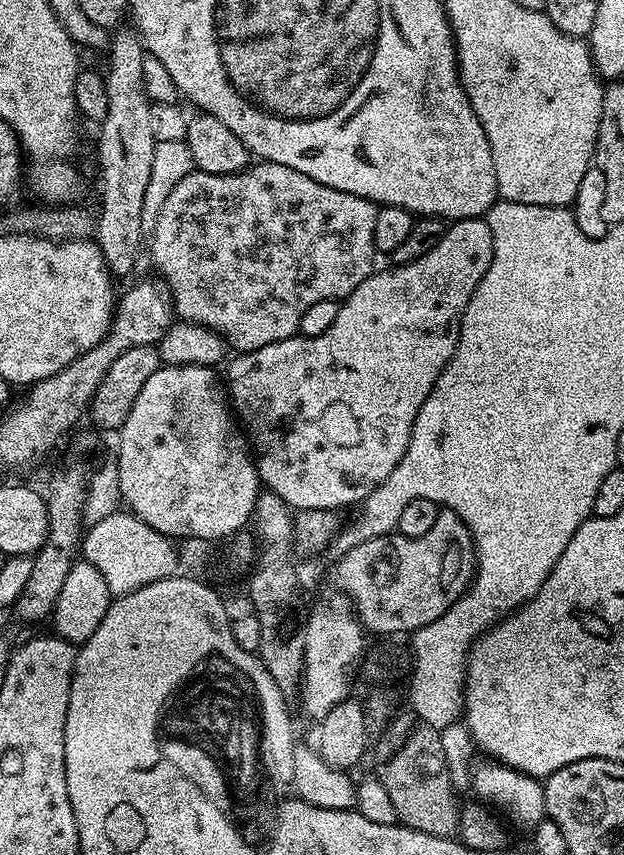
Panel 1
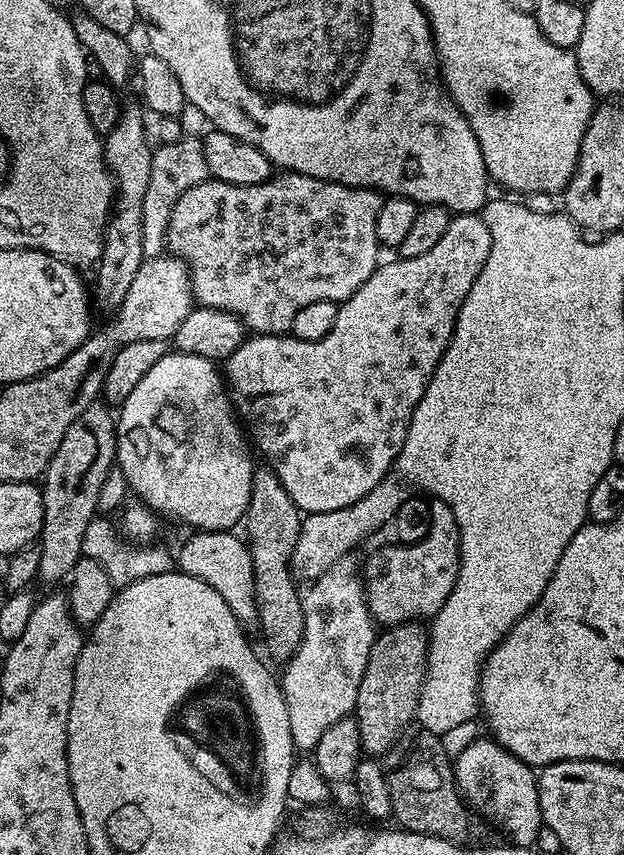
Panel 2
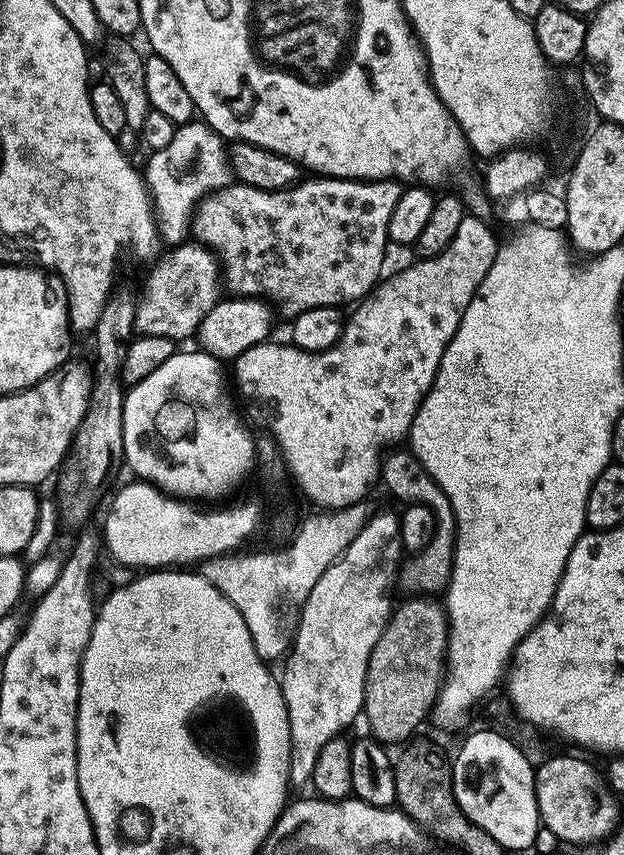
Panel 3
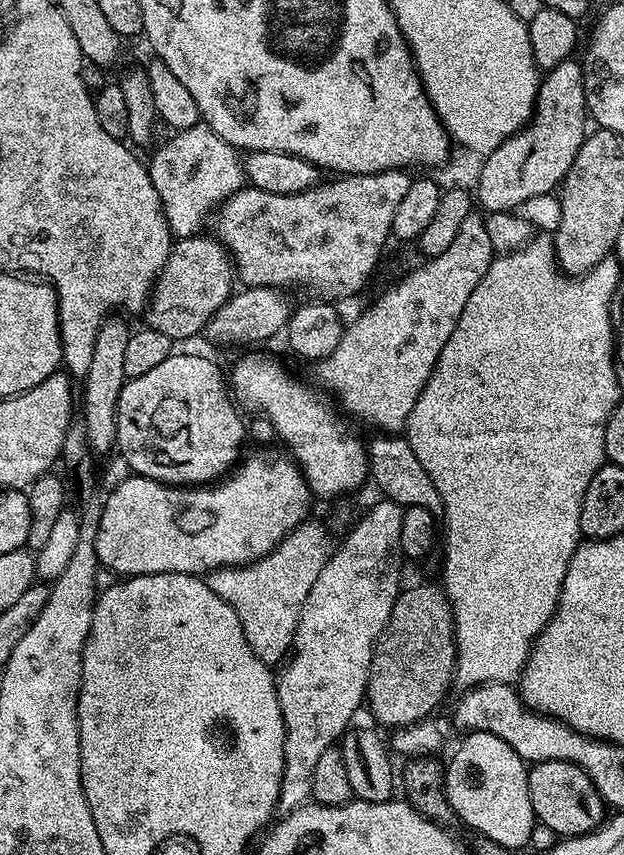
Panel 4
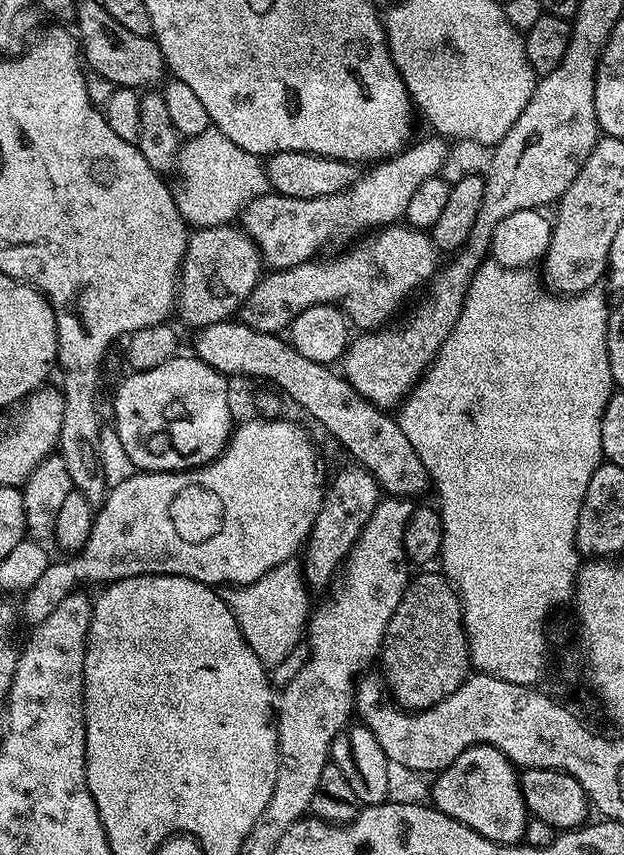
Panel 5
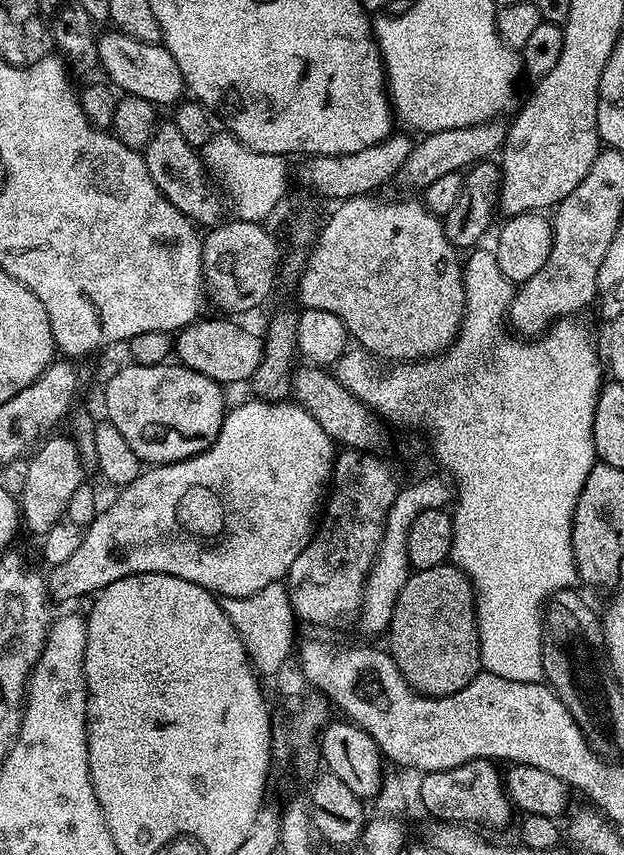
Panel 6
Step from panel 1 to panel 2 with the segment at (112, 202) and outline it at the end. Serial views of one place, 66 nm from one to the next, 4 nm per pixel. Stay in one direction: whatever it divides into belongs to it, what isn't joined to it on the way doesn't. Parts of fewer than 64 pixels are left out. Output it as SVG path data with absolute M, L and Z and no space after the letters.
M125 107L120 113L118 122L103 137L104 161L108 163L108 171L112 173L112 179L116 181L116 195L112 205L112 214L108 218L108 224L104 227L104 250L100 255L96 270L96 288L94 284L94 304L107 314L115 314L126 299L130 286L134 283L134 277L138 275L138 266L144 261L143 250L143 198L146 196L146 188L150 185L151 160L154 148L146 142L145 127L142 126L143 114L139 107Z

